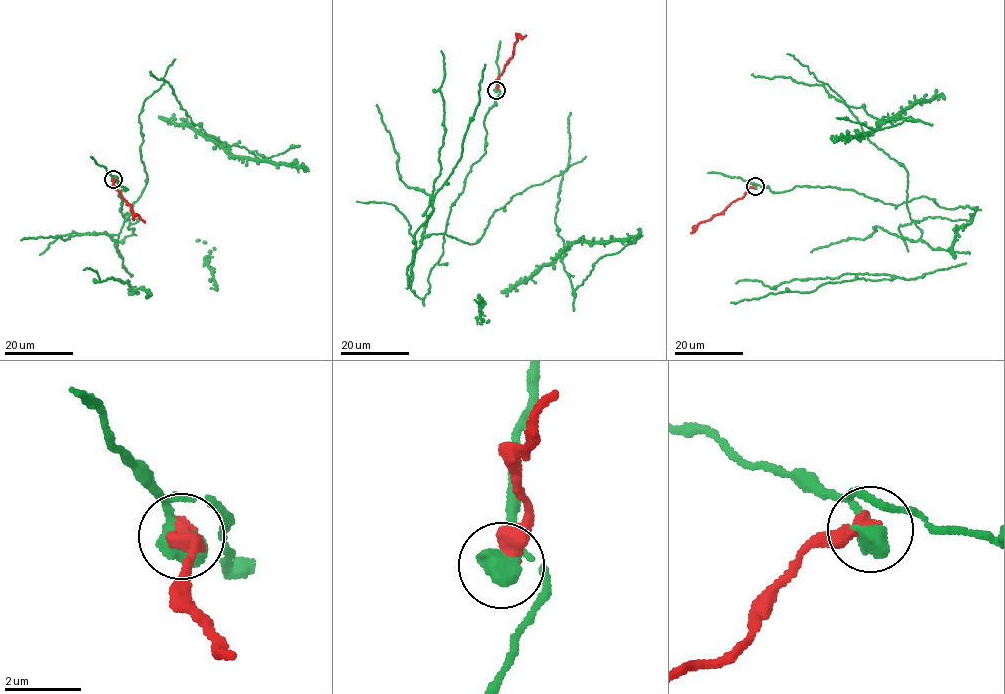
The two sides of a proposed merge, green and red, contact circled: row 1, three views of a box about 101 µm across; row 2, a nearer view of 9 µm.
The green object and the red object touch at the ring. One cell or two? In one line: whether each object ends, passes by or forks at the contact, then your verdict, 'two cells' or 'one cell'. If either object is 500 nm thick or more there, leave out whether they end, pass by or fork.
green passes by | red ends | two cells

